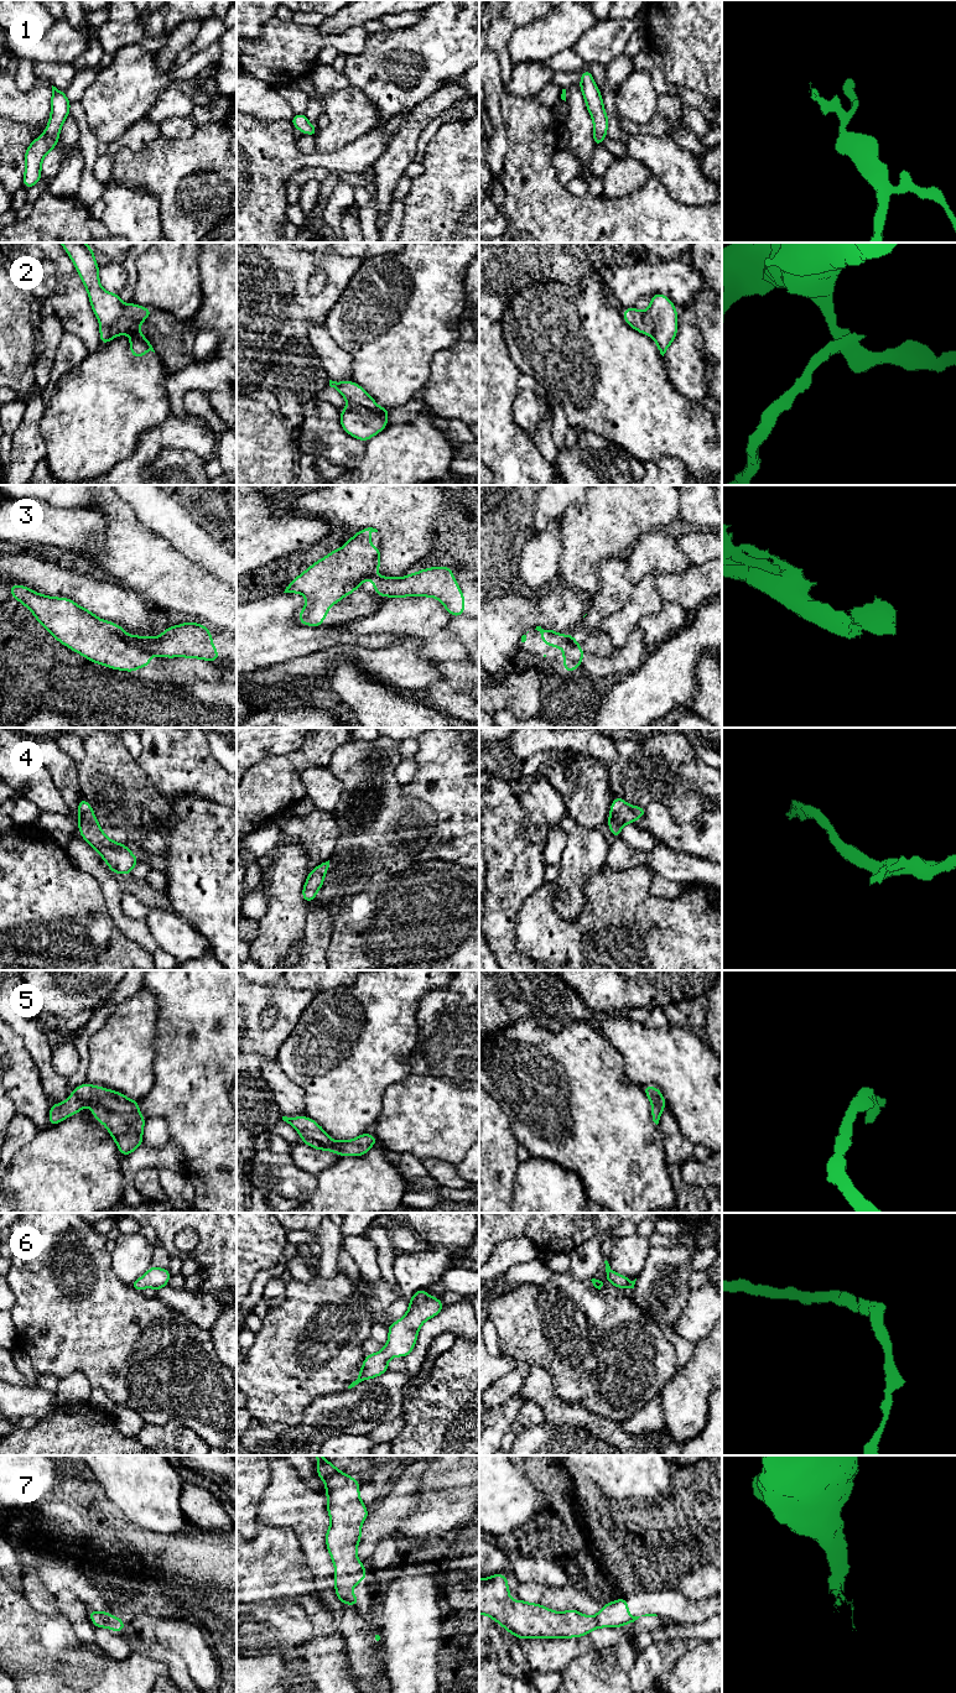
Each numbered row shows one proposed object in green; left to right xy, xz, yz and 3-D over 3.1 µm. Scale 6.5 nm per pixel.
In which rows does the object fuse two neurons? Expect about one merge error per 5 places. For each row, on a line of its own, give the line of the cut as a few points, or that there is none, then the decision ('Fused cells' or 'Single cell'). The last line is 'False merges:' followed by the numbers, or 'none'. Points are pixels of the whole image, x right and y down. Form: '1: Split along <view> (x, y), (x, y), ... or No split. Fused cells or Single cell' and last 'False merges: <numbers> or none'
1: No split. Single cell
2: Split along xy (128, 305), (124, 316), (113, 327), (100, 327). Fused cells
3: Split along xy (126, 635), (131, 642), (139, 644), (150, 652). Fused cells
4: No split. Single cell
5: No split. Single cell
6: No split. Single cell
7: No split. Single cell
False merges: 2, 3

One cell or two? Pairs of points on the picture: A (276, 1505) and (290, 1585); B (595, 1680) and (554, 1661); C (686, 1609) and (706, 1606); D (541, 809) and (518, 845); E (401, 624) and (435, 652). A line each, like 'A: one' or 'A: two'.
A: two
B: two
C: one
D: two
E: one

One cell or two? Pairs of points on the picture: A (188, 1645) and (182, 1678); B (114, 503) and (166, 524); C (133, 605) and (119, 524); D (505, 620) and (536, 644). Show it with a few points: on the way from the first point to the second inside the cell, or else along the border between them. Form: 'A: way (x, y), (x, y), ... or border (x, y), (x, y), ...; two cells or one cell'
A: border (161, 1645), (182, 1660), (193, 1680); two cells
B: border (119, 498), (149, 531); two cells
C: border (131, 588), (140, 593); two cells
D: border (534, 629), (529, 631); two cells

